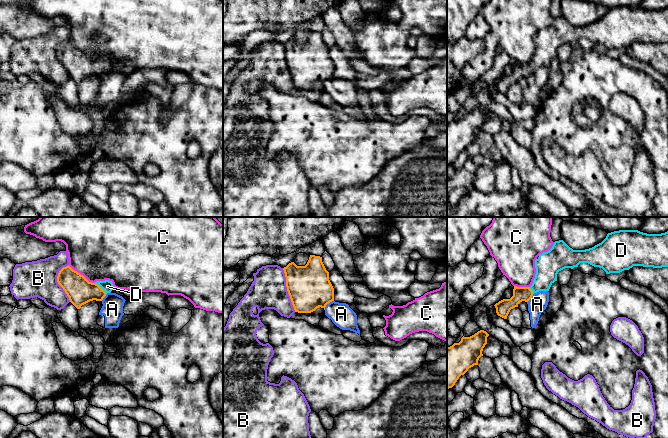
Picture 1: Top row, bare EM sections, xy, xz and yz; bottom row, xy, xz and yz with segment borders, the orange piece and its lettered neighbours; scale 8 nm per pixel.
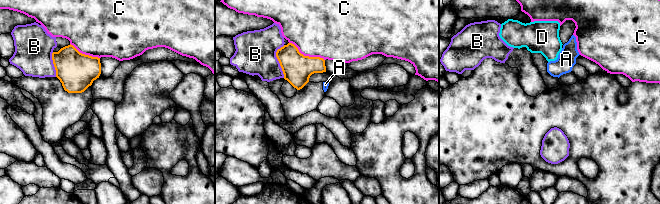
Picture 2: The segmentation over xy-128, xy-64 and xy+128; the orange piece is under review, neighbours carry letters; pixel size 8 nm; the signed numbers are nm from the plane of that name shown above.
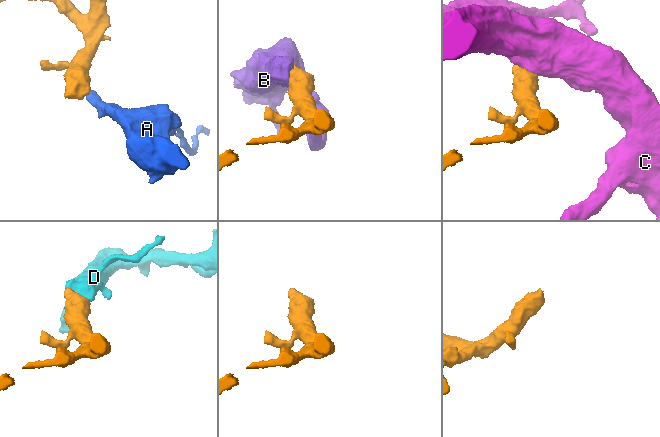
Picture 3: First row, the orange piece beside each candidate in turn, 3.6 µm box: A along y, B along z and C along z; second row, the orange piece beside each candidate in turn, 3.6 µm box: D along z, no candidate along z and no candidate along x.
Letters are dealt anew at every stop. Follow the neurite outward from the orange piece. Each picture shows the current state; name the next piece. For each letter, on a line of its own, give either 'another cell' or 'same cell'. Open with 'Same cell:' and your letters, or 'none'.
Same cell: D
A: another cell
B: another cell
C: another cell
D: same cell

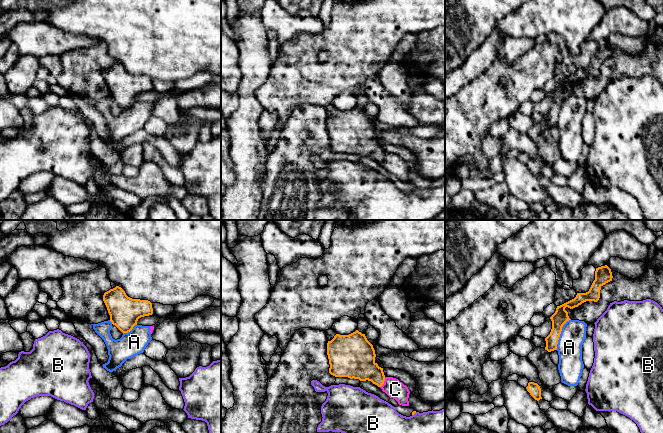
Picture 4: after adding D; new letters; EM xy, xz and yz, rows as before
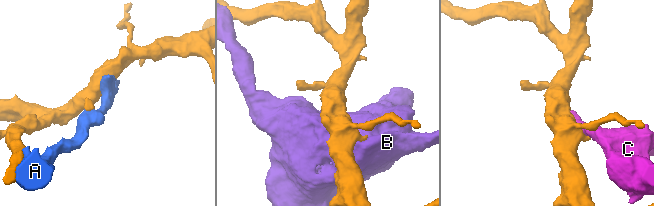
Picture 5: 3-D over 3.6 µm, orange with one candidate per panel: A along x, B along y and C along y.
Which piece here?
Same cell: none
A: another cell
B: another cell
C: another cell

